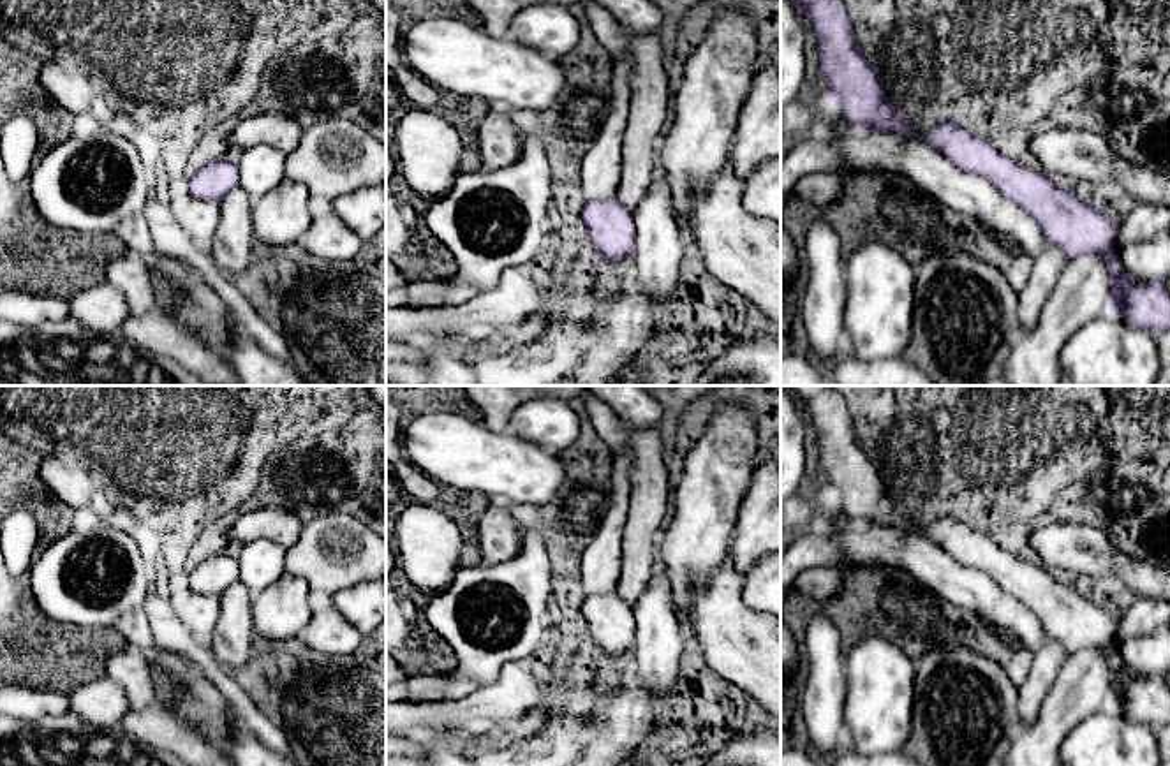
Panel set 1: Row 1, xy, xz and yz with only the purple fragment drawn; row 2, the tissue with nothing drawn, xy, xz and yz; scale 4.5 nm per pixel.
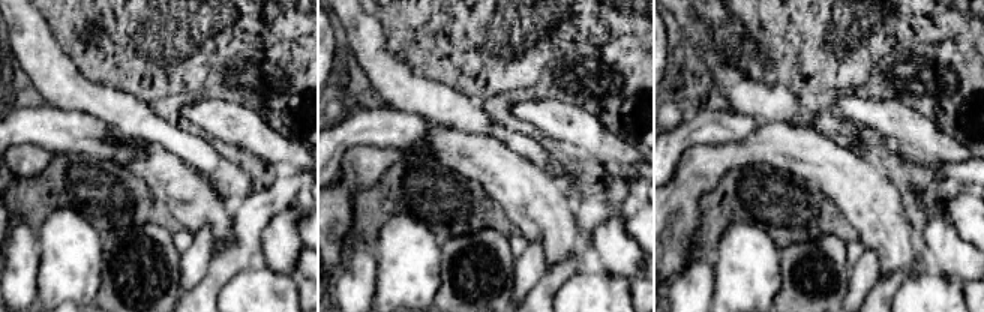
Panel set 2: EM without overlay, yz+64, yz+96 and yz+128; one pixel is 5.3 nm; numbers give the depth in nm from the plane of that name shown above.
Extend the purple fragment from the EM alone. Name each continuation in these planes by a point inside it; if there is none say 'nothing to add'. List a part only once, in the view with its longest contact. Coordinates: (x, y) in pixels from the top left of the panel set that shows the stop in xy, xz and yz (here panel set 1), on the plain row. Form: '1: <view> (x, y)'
nothing to add

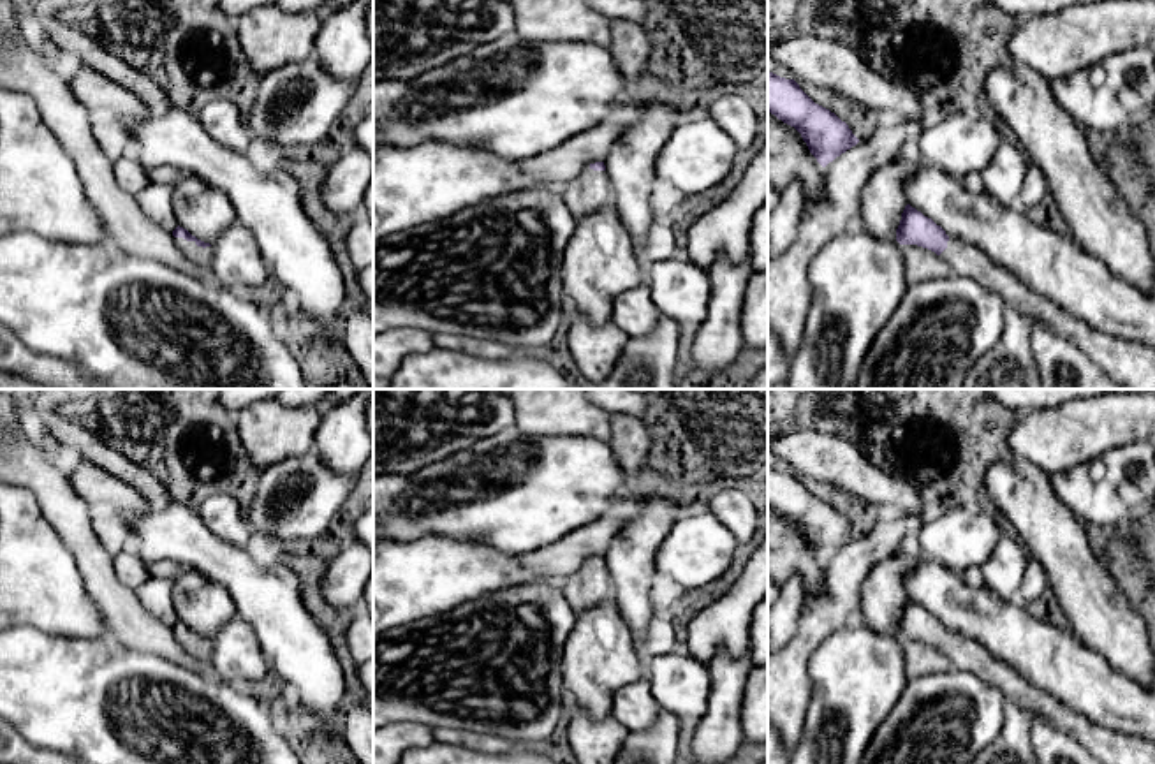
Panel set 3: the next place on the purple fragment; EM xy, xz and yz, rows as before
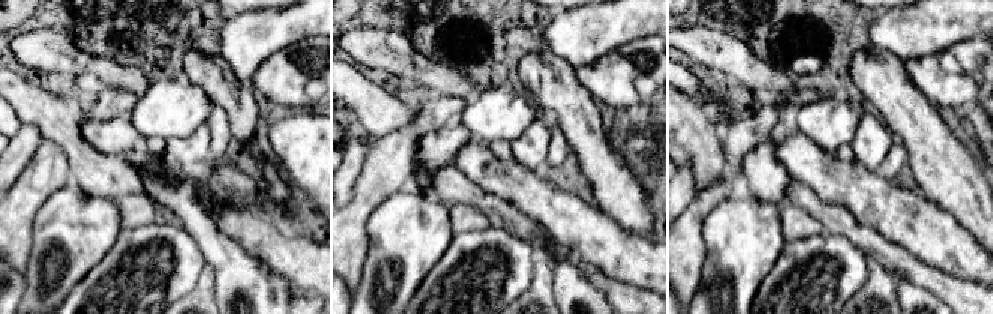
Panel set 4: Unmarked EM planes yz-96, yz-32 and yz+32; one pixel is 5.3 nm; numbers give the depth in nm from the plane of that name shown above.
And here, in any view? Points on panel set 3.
1: xy (199, 650)

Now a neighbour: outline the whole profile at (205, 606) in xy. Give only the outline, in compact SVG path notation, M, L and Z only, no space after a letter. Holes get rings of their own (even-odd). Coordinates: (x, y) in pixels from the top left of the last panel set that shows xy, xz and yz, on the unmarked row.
M185 569L174 581L171 599L176 618L211 641L238 614L231 595L192 569Z

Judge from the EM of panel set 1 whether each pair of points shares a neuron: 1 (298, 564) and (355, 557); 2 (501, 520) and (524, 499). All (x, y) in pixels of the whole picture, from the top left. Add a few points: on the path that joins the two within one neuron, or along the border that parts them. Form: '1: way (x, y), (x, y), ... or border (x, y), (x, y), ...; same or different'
1: way (312, 557), (340, 557); same
2: border (492, 500), (503, 500), (520, 513); different

